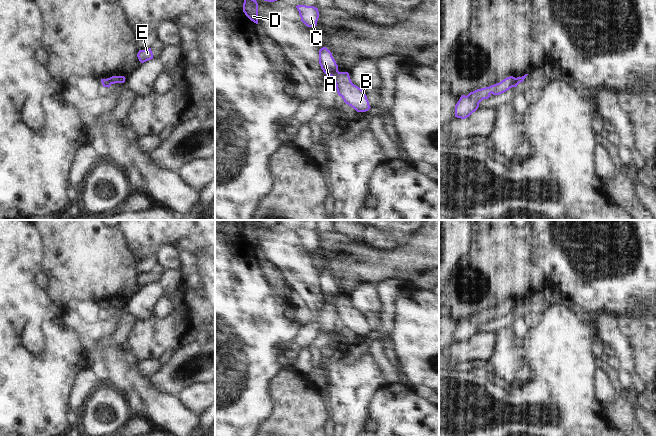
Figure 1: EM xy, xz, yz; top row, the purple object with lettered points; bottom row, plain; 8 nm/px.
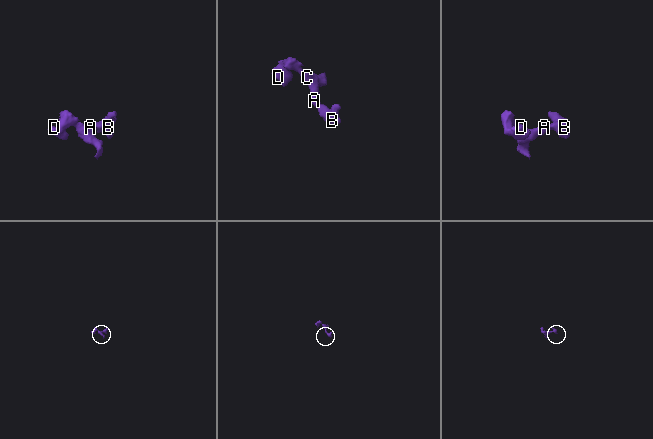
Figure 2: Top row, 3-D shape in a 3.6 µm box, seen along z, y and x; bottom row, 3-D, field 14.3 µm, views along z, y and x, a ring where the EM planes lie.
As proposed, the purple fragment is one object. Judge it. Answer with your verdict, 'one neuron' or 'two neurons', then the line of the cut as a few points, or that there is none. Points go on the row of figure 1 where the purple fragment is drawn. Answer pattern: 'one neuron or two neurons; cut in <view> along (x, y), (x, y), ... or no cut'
two neurons; cut in xz along (337, 70), (330, 75)

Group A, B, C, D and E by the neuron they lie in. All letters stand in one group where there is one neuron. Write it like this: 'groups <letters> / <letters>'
groups A C D / B E

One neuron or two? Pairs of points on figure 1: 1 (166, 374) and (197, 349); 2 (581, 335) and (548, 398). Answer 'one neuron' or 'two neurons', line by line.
1: one neuron
2: one neuron

